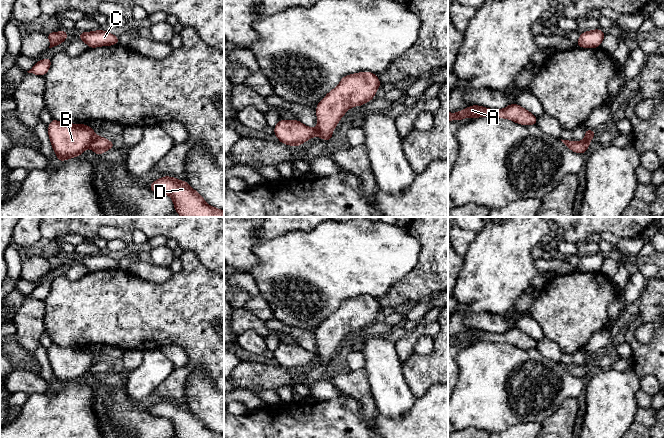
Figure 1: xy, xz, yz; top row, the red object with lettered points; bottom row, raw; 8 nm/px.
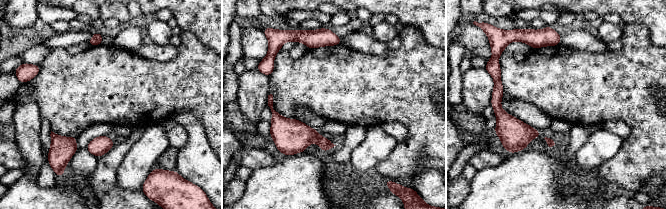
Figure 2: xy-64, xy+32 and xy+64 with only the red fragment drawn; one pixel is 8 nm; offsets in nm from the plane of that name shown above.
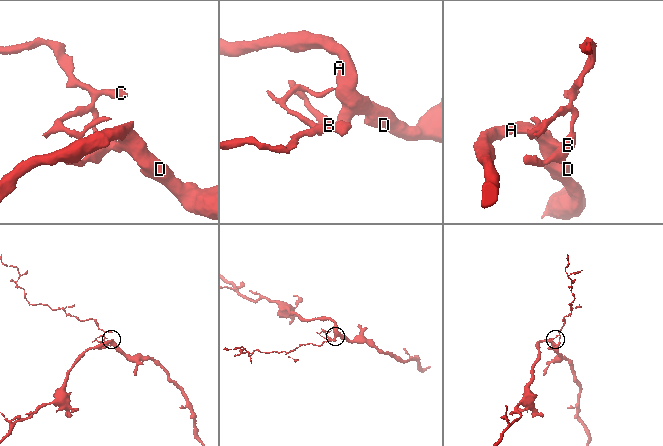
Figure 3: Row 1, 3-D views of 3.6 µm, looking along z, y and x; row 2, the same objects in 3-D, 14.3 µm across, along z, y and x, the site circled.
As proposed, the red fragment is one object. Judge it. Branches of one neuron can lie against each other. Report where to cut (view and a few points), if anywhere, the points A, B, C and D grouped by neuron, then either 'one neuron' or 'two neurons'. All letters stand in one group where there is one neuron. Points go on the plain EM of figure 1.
cut xy (95, 360), (88, 370); groups A D / B C; two neurons

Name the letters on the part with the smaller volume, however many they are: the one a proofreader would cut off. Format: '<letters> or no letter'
B, C

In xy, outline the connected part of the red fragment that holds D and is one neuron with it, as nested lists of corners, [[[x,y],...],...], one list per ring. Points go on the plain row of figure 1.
[[[163,400],[152,406],[149,412],[153,416],[170,420],[177,438],[224,438],[223,434],[208,429],[186,405]]]

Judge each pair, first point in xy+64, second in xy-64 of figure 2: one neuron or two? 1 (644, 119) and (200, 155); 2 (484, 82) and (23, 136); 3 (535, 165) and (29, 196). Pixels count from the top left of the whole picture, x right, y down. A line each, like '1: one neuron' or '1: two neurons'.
1: two neurons
2: one neuron
3: one neuron

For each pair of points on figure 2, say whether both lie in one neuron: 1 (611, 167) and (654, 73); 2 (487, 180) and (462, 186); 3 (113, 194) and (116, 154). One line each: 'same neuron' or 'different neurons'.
1: same neuron
2: different neurons
3: same neuron

